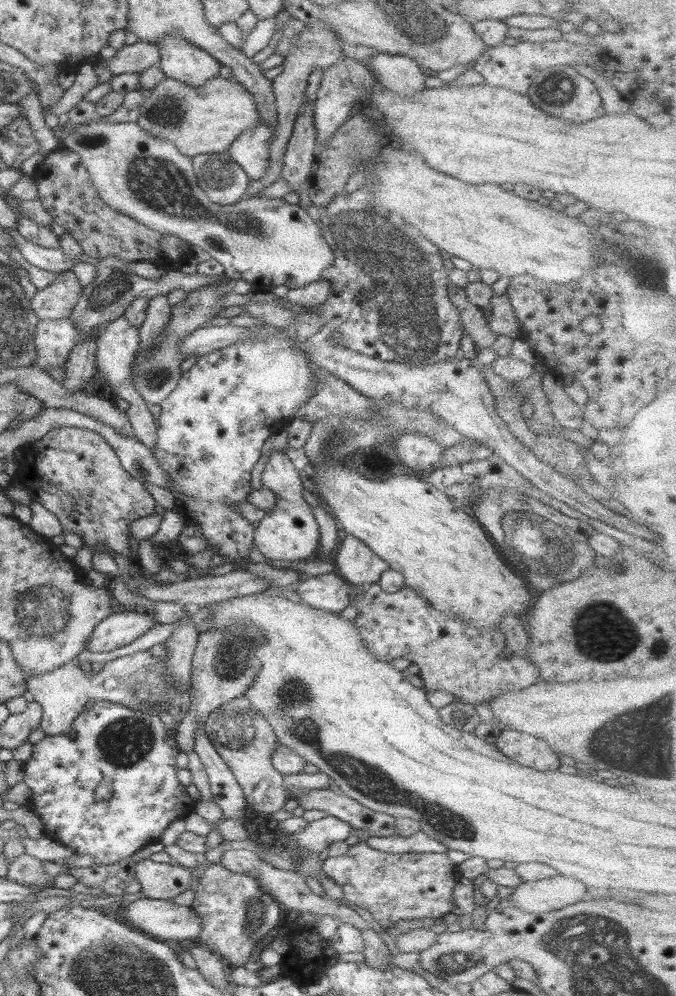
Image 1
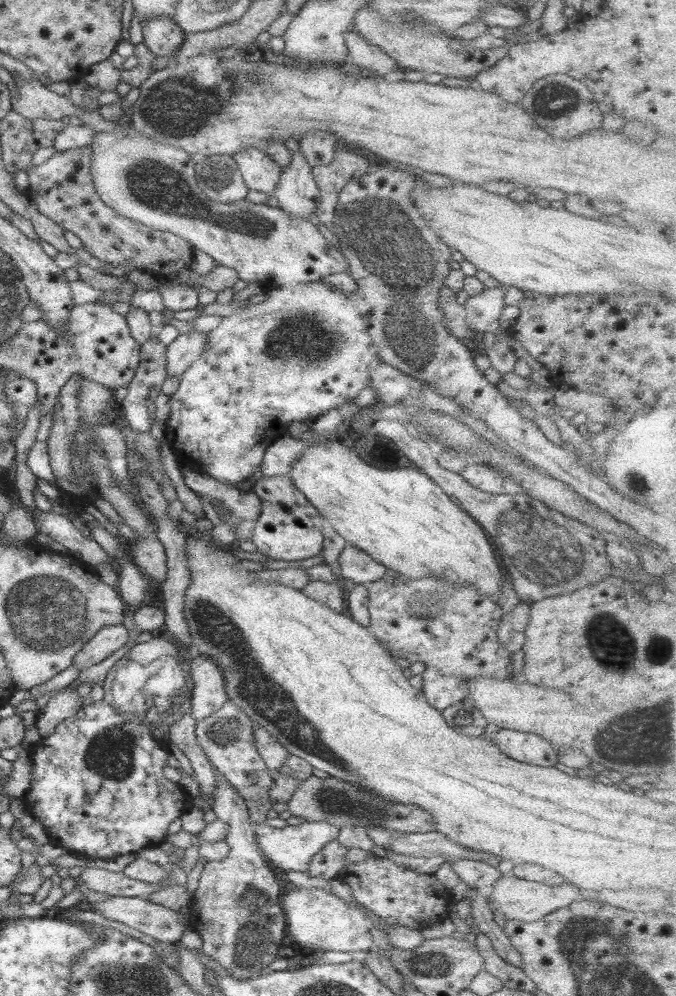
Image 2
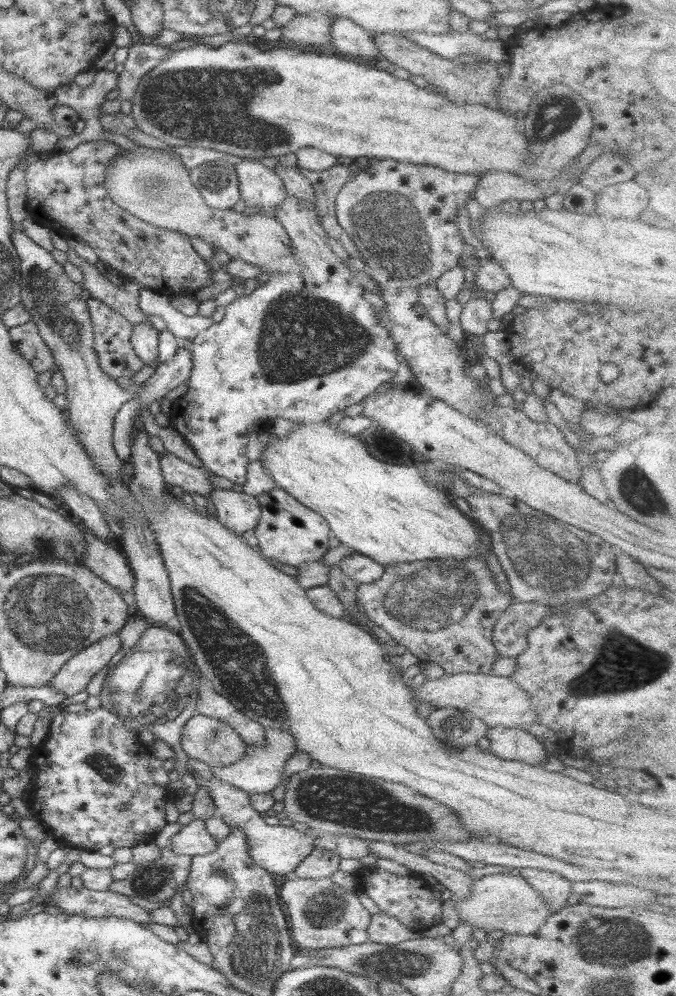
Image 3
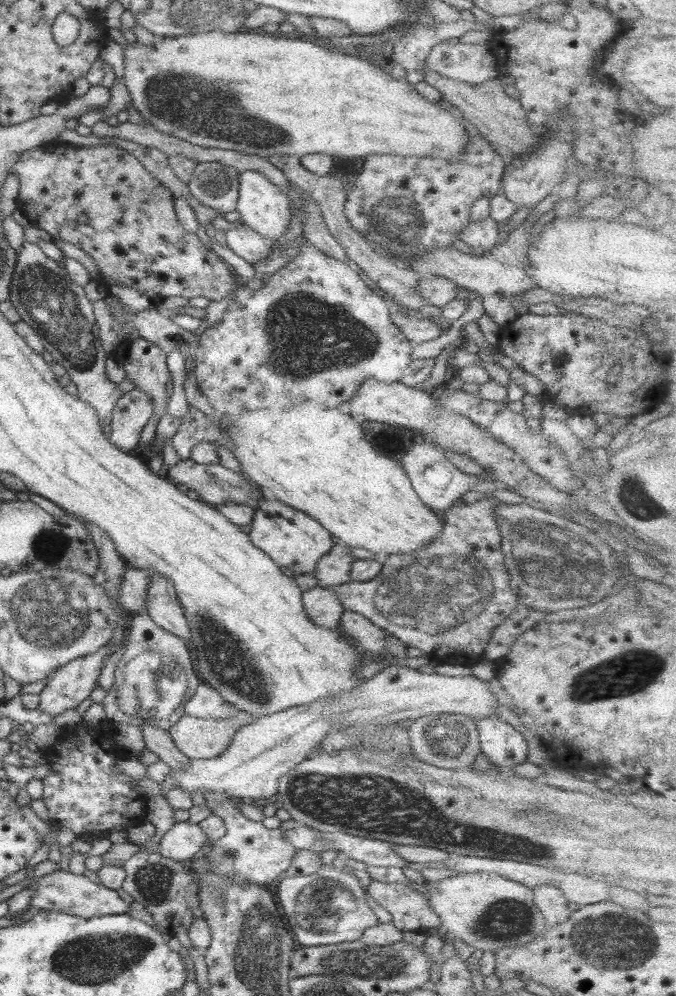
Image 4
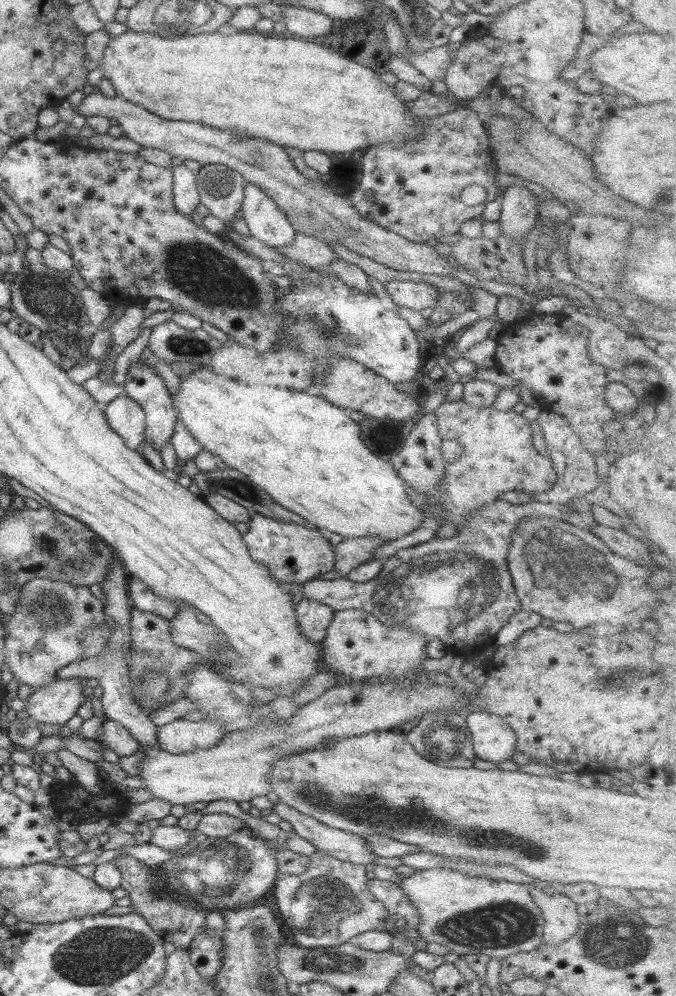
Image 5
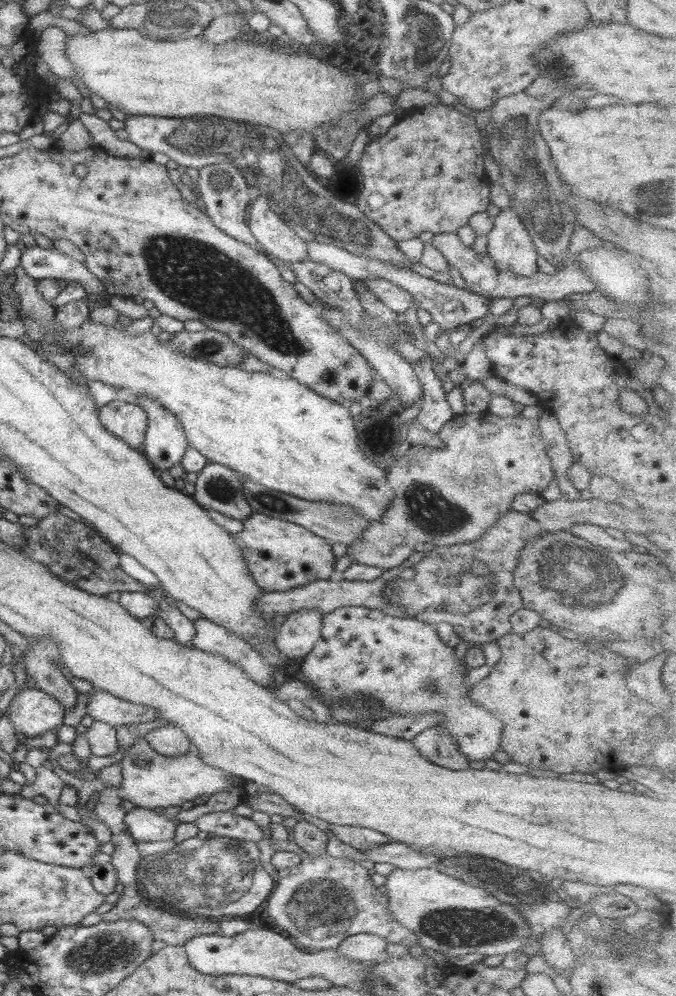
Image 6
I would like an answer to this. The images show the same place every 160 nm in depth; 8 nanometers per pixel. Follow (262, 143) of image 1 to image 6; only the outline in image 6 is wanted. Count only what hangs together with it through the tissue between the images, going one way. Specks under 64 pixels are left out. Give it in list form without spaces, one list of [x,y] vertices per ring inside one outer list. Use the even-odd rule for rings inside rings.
[[[260,195],[251,201],[248,206],[248,228],[256,238],[256,242],[272,256],[283,264],[300,264],[308,257],[308,244],[302,240],[288,225],[287,220],[277,215],[270,207],[265,196]]]

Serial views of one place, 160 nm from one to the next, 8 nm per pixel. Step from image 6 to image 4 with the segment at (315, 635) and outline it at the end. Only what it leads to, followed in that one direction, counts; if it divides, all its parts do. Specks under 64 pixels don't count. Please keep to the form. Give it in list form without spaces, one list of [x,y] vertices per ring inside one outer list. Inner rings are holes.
[[[313,587],[302,593],[306,614],[321,627],[336,629],[345,608],[331,588]]]

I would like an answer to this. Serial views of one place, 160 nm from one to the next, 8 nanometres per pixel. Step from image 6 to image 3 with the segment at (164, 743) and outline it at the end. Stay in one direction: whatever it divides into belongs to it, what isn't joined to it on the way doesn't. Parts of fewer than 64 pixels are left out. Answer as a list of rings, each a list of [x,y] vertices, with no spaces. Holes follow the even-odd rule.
[[[200,713],[191,716],[182,728],[180,748],[185,758],[194,758],[208,767],[226,767],[244,758],[246,744],[234,727]]]

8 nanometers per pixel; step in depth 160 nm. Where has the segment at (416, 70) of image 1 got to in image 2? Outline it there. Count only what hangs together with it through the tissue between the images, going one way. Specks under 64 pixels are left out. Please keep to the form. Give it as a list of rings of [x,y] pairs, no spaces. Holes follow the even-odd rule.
[[[353,24],[345,34],[346,46],[348,47],[348,60],[351,63],[368,70],[372,75],[377,75],[384,80],[402,79],[402,67],[387,56],[378,46],[368,42]]]

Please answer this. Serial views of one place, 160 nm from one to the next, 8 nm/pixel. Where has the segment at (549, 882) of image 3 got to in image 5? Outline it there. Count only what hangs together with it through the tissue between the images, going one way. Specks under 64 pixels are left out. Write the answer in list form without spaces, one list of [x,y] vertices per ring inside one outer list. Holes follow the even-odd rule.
[[[538,884],[529,887],[532,900],[541,908],[545,920],[543,942],[557,945],[567,941],[576,934],[580,914],[576,911],[576,903],[564,891],[551,890]]]

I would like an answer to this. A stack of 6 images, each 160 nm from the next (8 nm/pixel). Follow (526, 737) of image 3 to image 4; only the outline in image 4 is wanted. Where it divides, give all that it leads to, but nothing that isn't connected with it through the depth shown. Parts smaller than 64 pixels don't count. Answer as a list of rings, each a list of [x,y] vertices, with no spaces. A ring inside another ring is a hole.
[[[498,716],[476,721],[481,753],[494,766],[516,767],[527,762],[528,745],[524,736]]]

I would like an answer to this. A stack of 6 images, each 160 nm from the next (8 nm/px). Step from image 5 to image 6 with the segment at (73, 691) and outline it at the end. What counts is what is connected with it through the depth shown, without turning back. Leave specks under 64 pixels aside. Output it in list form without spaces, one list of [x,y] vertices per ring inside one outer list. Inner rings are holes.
[[[26,686],[13,698],[2,717],[10,717],[15,732],[34,738],[63,725],[64,707],[51,695]]]

